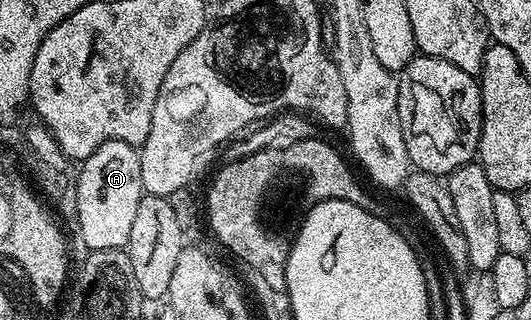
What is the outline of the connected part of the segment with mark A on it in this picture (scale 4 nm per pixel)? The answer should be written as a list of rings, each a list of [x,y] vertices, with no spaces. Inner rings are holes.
[[[106,141],[98,148],[87,161],[81,162],[79,171],[76,173],[76,187],[78,183],[78,229],[82,232],[82,241],[87,246],[87,250],[95,249],[120,249],[129,246],[130,236],[132,235],[132,223],[136,220],[136,207],[140,207],[140,199],[144,195],[142,188],[142,172],[140,171],[140,159],[138,158],[139,150],[133,145],[124,143],[123,141]]]

